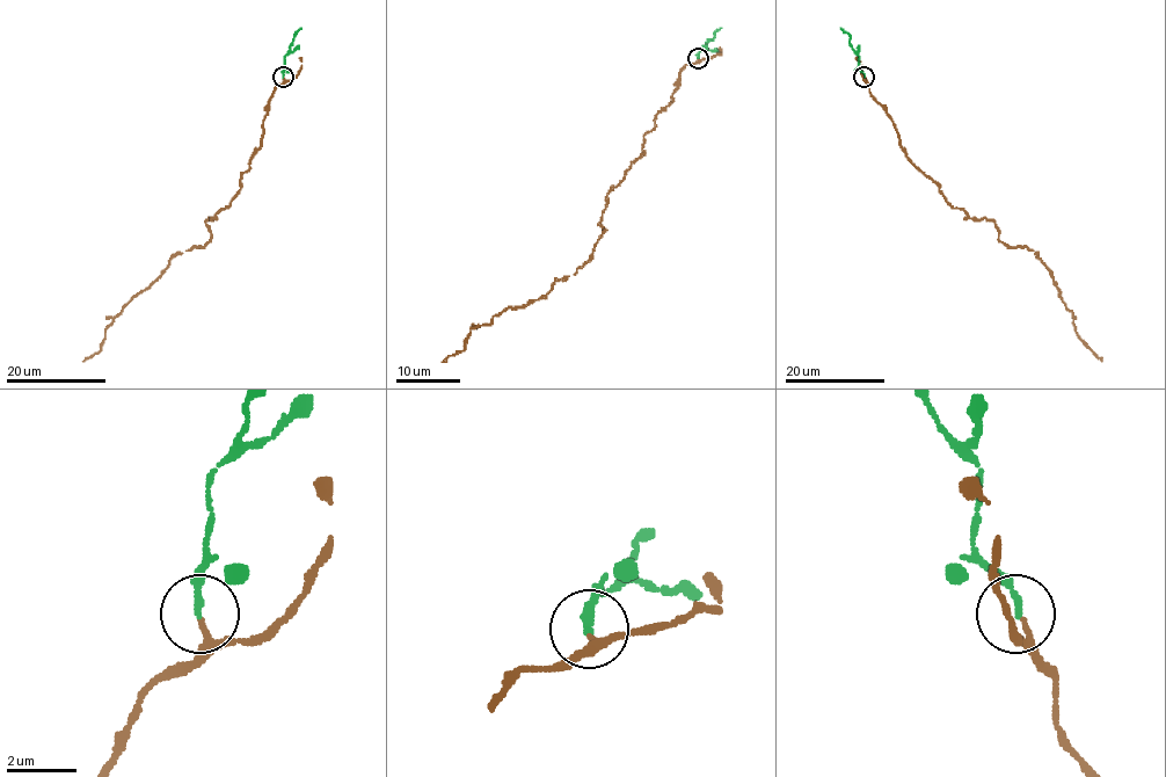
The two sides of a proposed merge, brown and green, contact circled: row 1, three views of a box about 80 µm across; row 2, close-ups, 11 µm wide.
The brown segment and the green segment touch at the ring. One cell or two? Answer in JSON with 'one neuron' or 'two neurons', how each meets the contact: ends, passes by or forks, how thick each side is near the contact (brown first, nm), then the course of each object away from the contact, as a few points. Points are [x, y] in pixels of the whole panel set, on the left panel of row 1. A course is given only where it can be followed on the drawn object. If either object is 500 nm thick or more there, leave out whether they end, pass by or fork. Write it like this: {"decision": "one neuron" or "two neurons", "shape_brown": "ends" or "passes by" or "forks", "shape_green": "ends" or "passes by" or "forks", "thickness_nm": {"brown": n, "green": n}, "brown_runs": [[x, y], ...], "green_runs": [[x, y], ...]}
{"decision": "one neuron", "shape_brown": "passes by", "shape_green": "ends", "thickness_nm": {"brown": 130, "green": 180}, "brown_runs": [[283, 78], [240, 187], [205, 222], [211, 239], [174, 255], [106, 327], [101, 349], [82, 361]], "green_runs": [[283, 77], [284, 56], [301, 28]]}

